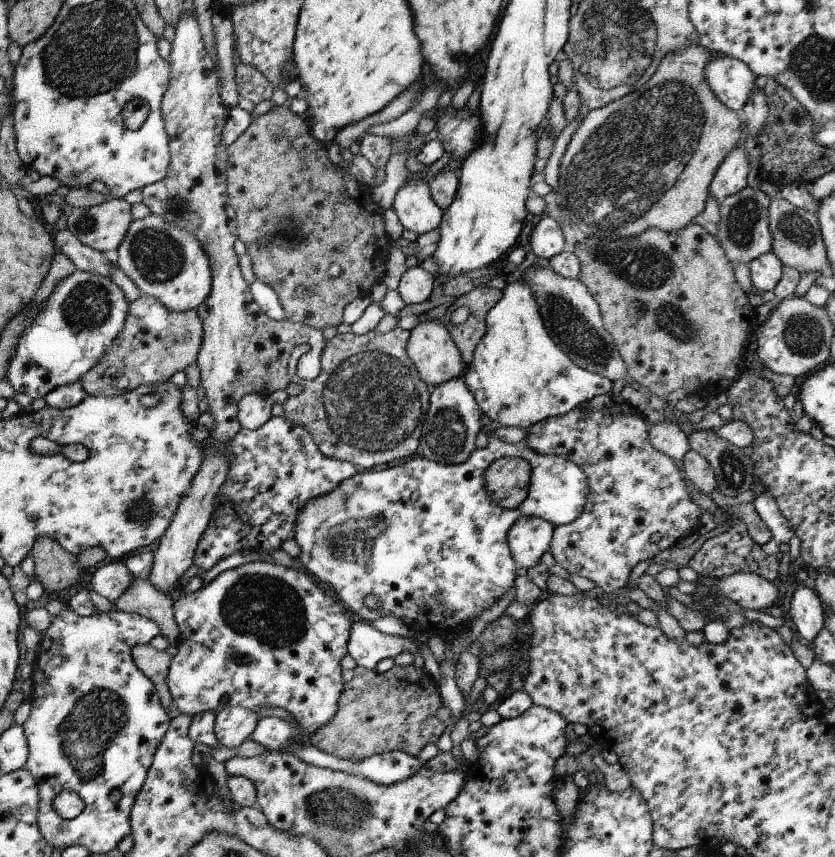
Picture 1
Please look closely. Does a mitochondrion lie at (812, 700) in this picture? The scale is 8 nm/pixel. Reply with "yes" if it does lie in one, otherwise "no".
no

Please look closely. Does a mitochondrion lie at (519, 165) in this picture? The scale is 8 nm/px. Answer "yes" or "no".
no

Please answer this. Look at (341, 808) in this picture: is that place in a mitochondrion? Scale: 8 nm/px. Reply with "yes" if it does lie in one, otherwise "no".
yes

